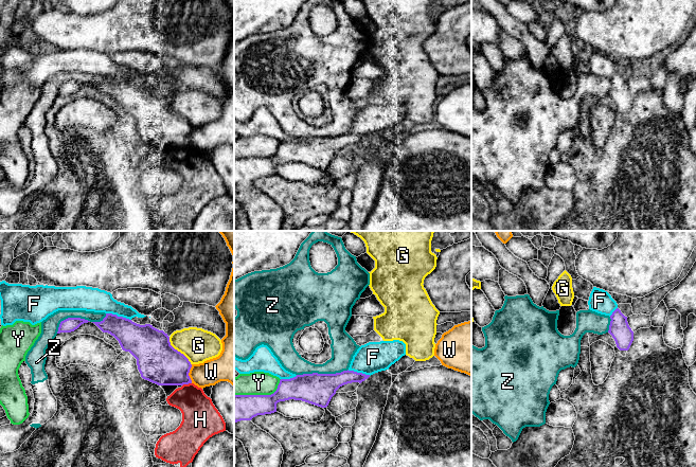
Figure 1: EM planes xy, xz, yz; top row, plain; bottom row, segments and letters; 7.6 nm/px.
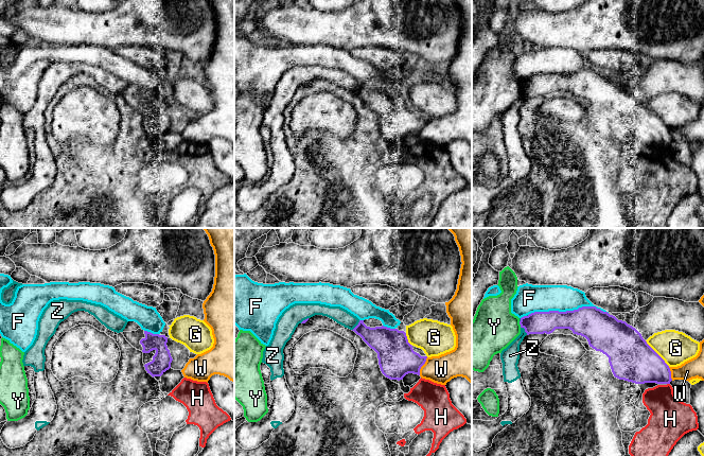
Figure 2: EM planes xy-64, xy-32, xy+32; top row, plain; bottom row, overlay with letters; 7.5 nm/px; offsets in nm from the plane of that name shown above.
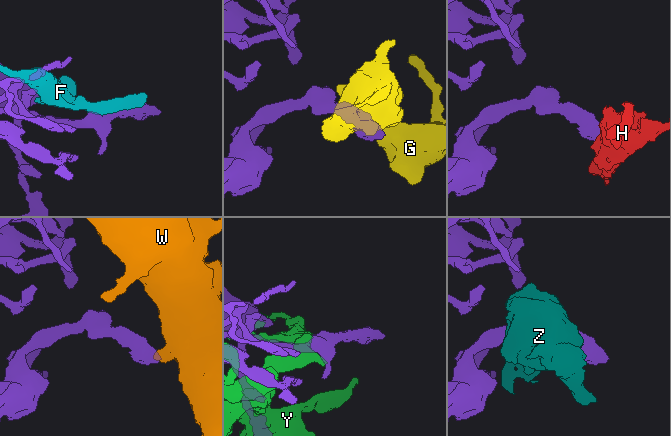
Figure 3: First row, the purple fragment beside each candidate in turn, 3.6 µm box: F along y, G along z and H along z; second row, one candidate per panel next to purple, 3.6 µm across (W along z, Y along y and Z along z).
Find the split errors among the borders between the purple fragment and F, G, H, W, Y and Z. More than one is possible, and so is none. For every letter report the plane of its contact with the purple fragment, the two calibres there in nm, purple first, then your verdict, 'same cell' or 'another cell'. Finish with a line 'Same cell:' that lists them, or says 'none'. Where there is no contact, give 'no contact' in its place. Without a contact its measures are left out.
F: xy | 240/180 nm | another cell
G: xy | 320/260 nm | another cell
H: xy | 300/260 nm | another cell
W: xy | 320/190 nm | another cell
Y: xz | 200/180 nm | another cell
Z: xz | 240/180 nm | another cell
Same cell: none

